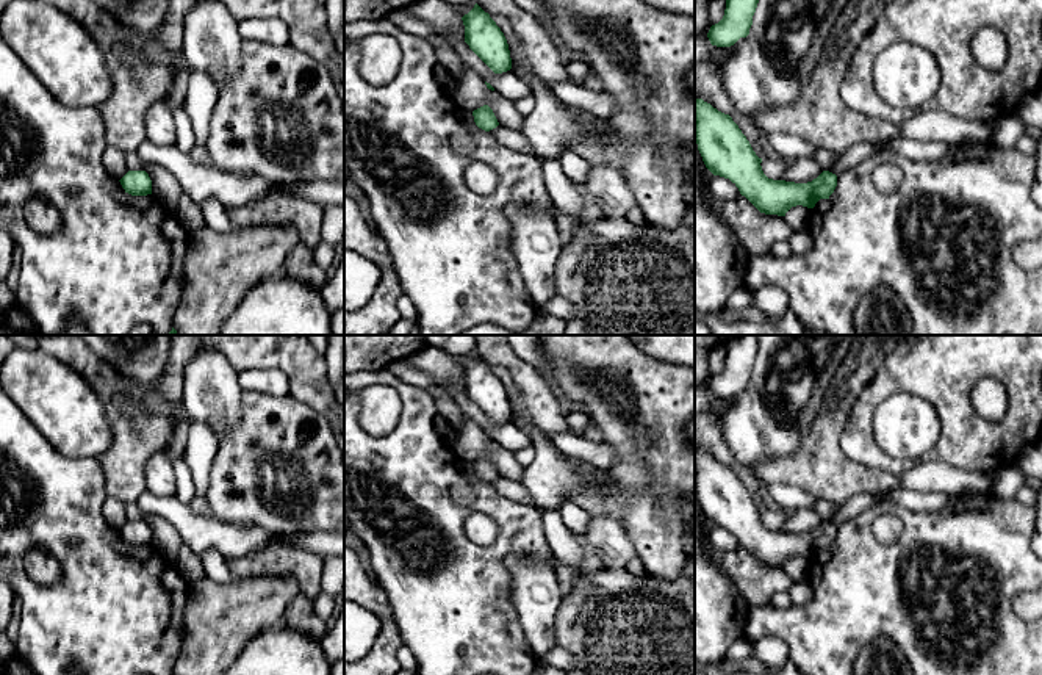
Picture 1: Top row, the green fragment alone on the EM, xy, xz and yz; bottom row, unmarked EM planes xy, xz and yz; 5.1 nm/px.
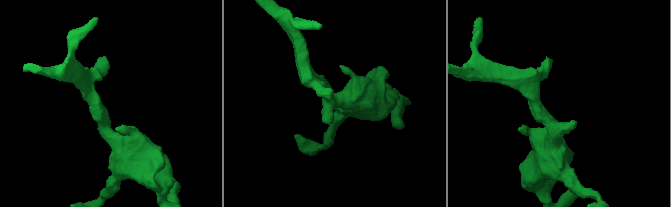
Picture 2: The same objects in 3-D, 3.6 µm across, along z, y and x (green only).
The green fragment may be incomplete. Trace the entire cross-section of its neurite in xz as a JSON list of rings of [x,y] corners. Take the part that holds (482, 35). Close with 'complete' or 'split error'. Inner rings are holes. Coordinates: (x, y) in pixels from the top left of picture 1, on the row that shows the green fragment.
[[[477,3],[462,17],[465,42],[494,72],[512,69],[507,39],[496,22]]]; complete

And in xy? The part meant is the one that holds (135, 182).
[[[128,171],[119,182],[131,196],[152,194],[152,180],[146,171]]]; complete

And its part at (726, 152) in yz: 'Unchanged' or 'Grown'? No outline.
Unchanged

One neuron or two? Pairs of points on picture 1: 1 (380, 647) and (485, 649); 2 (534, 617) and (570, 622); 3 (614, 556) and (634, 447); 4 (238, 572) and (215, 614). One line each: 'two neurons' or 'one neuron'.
1: two neurons
2: two neurons
3: two neurons
4: two neurons

